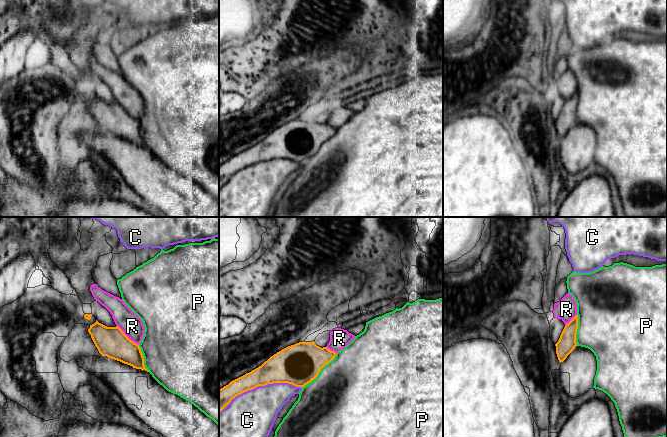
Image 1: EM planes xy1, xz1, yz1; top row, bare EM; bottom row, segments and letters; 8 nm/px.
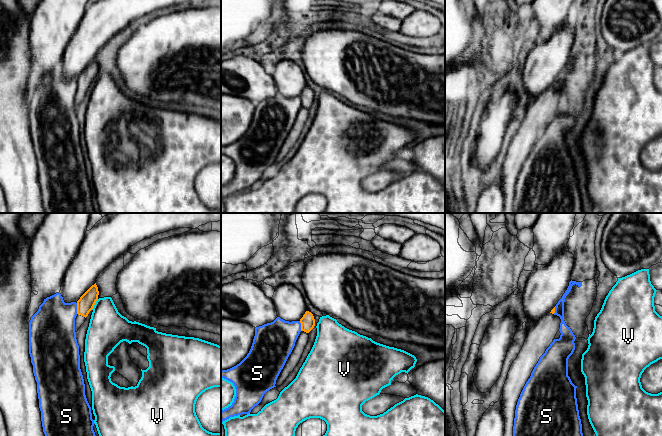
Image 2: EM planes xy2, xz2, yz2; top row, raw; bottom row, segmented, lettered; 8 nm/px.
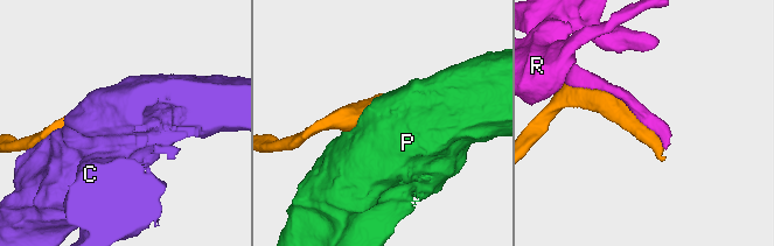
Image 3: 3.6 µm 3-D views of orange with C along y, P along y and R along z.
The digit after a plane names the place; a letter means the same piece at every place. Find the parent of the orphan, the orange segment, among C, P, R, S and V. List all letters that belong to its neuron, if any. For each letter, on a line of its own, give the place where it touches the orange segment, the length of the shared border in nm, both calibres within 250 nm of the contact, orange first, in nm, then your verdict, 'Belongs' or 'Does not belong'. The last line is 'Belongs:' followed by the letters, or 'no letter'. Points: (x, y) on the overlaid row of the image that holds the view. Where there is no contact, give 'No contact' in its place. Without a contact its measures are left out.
C: Touches orange at xz1 (259, 385). Shared border 700 nm. Thickness 260 nm (orange) against 360 nm. Does not belong
P: Touches orange at xz1 (319, 371). Shared border 400 nm. Thickness 320 nm (orange) against 500 nm. Does not belong
R: Touches orange at xy1 (126, 336). Shared border 240 nm. Thickness 240 nm (orange) against 170 nm. Belongs
S: Touches orange at xy2 (77, 308). Shared border 90 nm. Thickness 140 nm (orange) against 360 nm. Does not belong
V: Touches orange at xy2 (94, 304). Shared border 110 nm. Thickness 140 nm (orange) against 300 nm. Does not belong
Belongs: R

